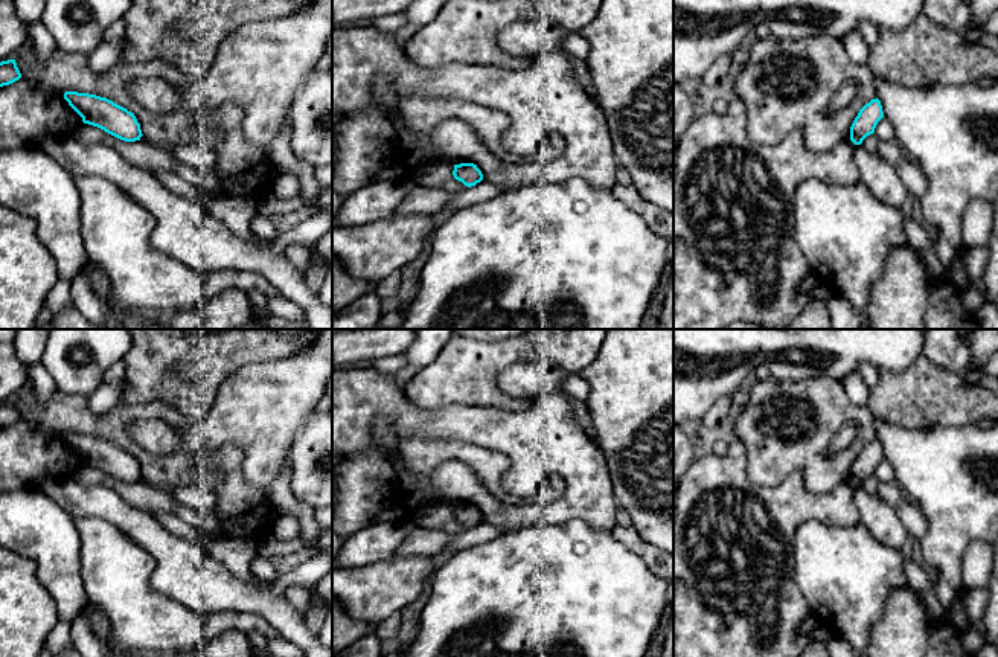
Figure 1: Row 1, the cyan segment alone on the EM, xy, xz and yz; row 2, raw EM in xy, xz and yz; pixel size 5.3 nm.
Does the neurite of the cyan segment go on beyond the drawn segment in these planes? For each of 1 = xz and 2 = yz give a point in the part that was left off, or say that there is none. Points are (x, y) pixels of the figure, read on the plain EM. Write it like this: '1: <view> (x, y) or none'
1: none
2: none

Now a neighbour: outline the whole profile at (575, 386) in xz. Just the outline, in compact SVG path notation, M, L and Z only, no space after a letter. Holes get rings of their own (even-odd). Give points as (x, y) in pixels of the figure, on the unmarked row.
M567 370L567 377L562 381L562 393L581 401L587 401L590 393L588 383L581 377L579 370Z

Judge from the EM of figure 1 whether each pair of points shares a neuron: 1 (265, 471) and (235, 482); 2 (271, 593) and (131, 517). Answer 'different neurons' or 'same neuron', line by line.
1: different neurons
2: same neuron

